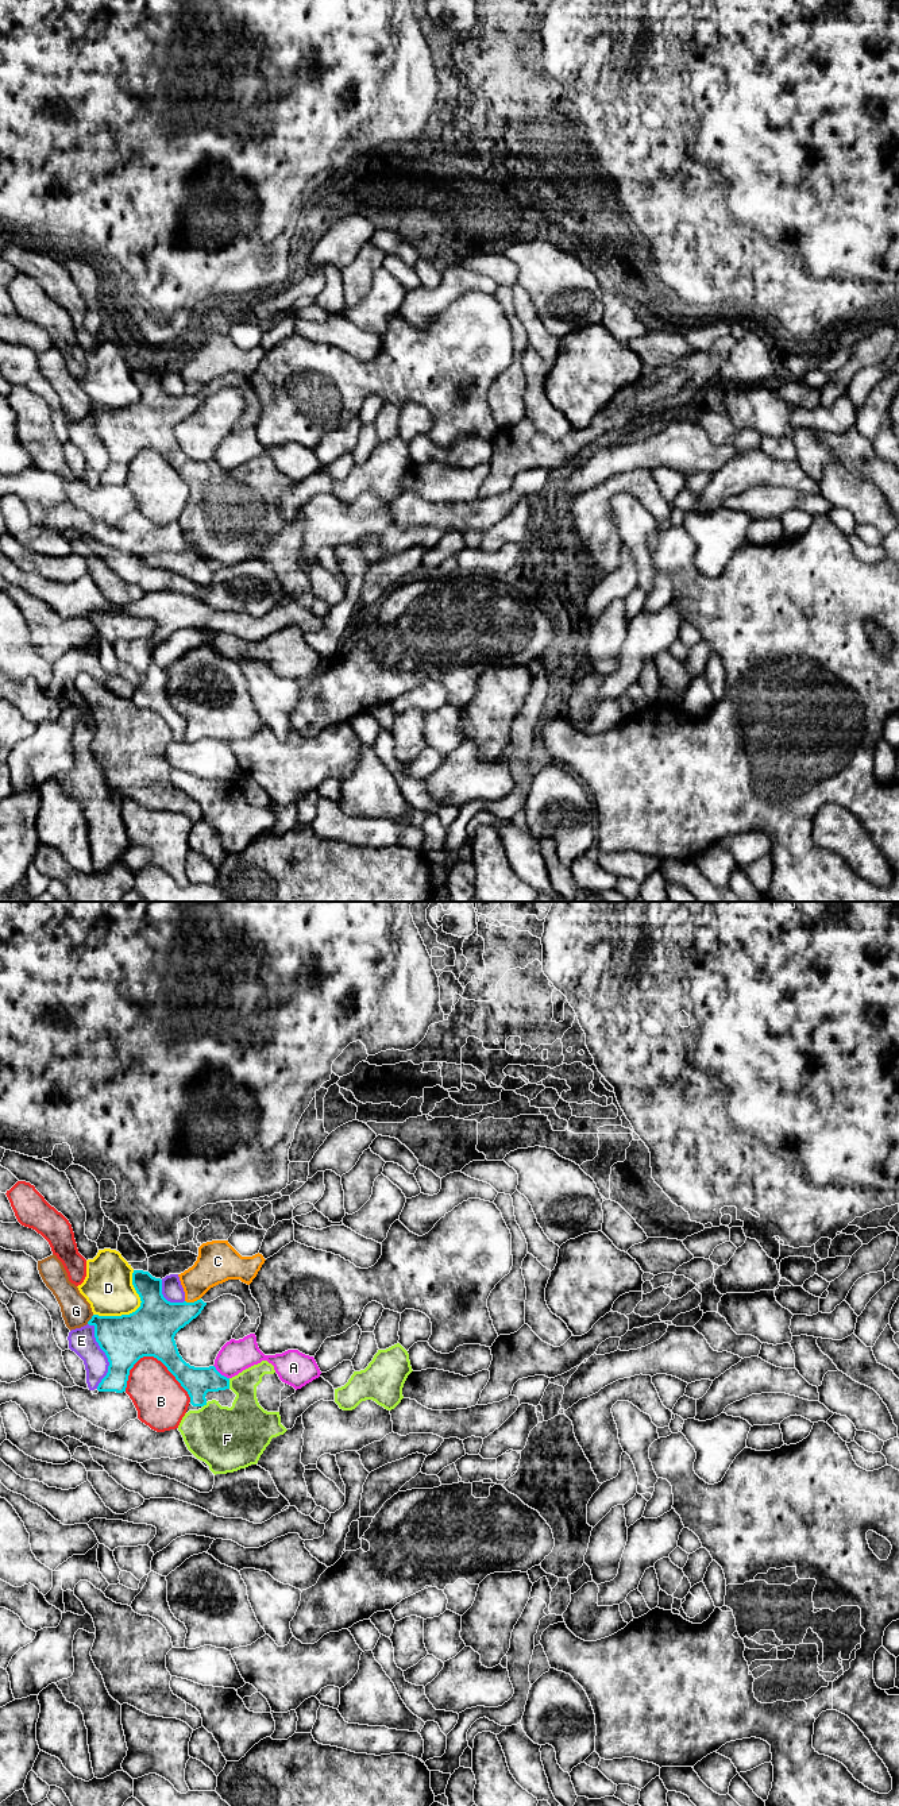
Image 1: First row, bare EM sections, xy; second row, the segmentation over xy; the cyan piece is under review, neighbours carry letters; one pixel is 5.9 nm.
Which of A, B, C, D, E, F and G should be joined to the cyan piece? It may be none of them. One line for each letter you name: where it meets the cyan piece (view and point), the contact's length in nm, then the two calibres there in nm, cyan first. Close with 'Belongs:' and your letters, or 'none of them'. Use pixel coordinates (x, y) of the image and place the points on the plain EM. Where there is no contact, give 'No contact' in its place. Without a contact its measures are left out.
F: Touches cyan at xy (228, 477). Shared border 60 nm. Thickness 180 nm (cyan) against 260 nm
Belongs: F

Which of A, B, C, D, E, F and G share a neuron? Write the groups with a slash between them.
A / B / C / D / E / F / G

